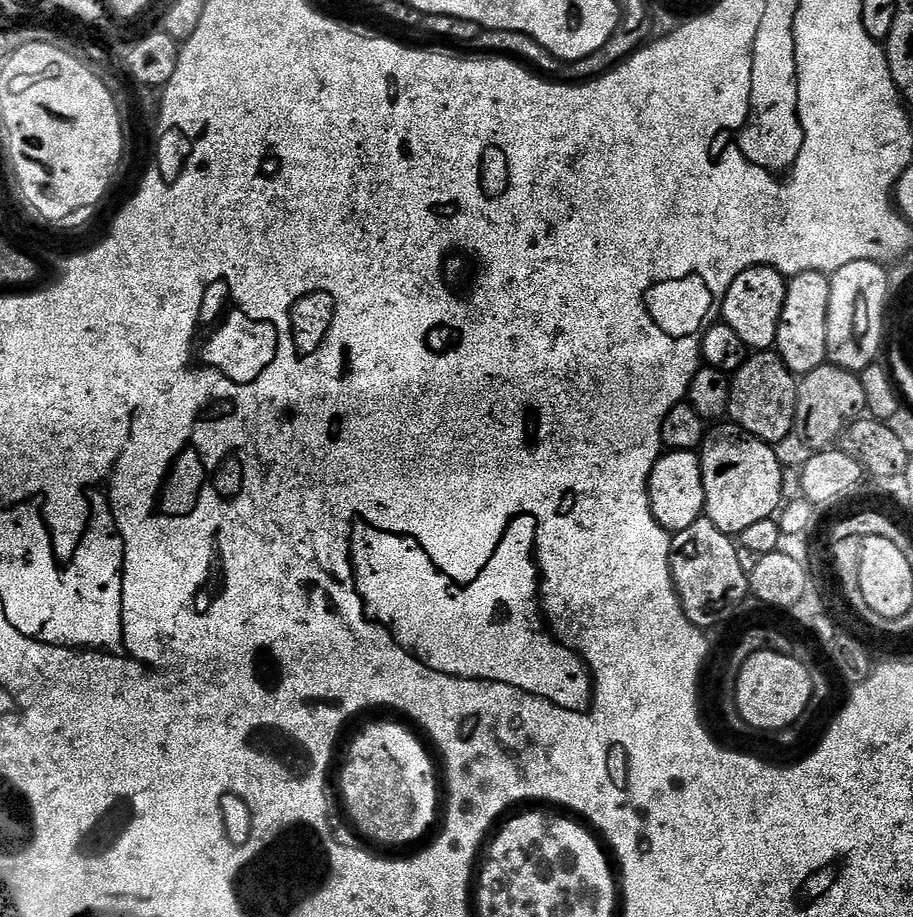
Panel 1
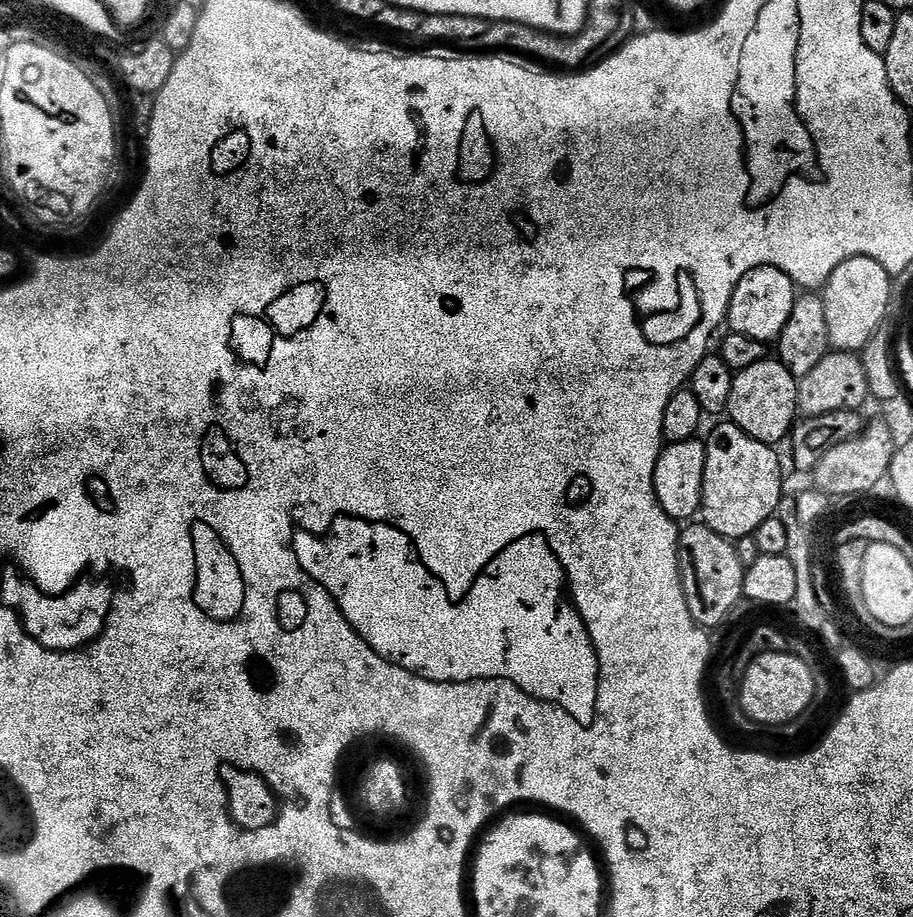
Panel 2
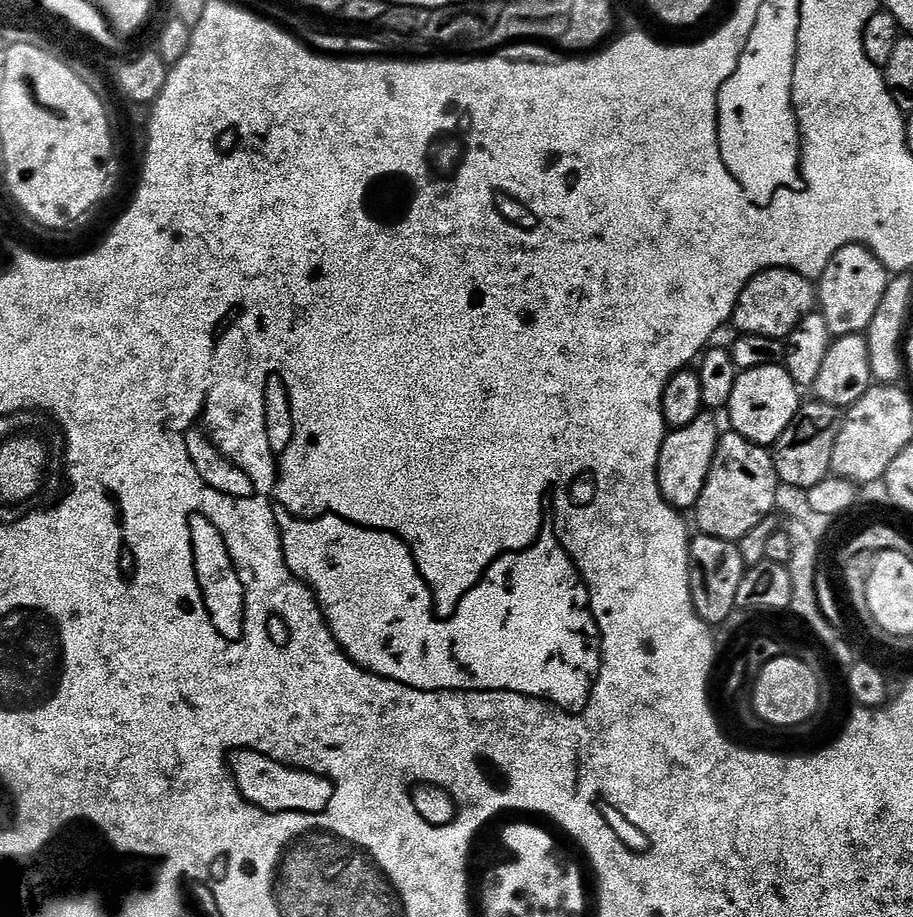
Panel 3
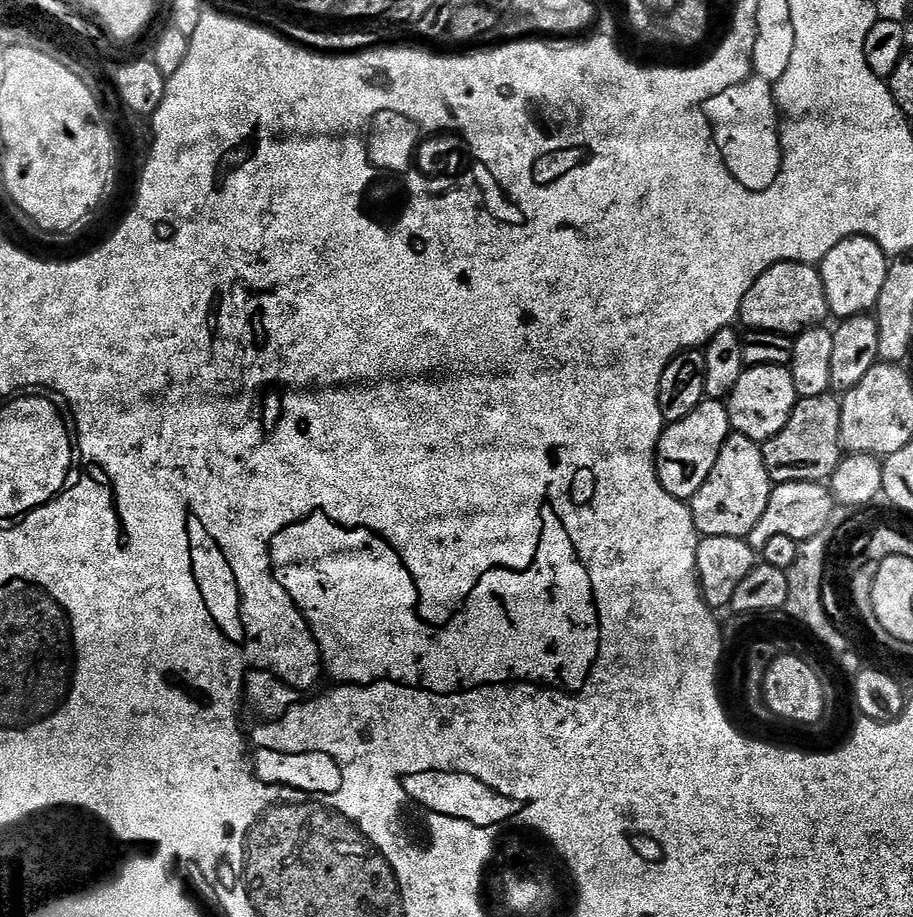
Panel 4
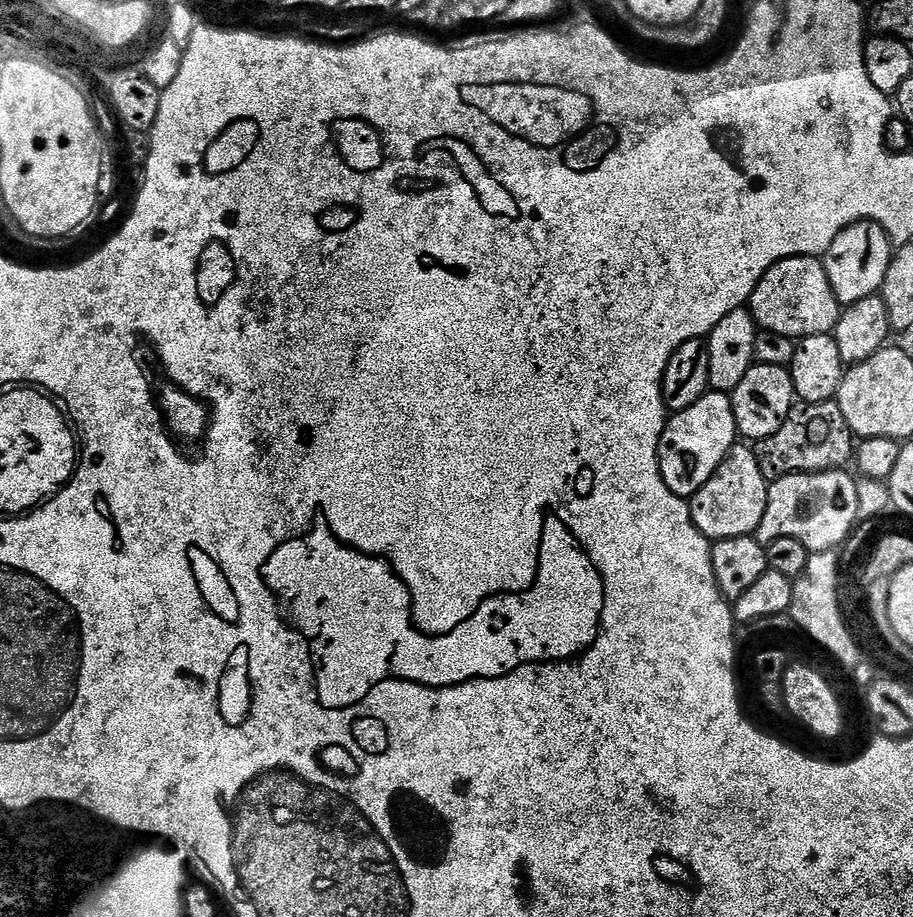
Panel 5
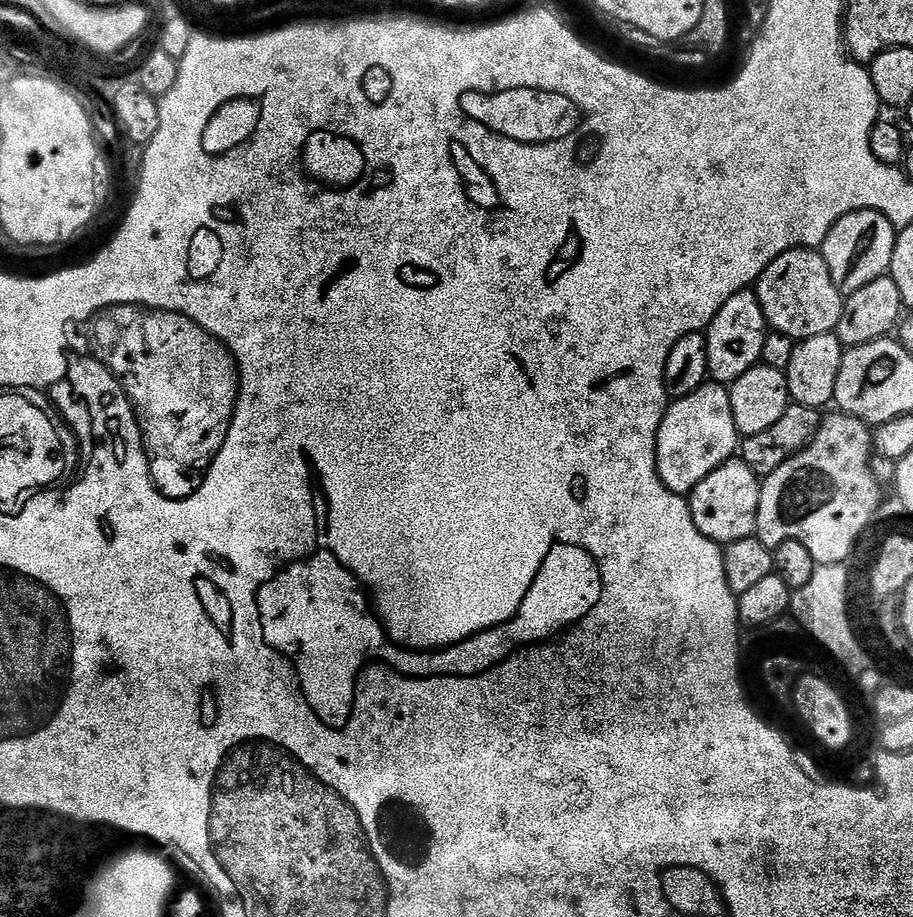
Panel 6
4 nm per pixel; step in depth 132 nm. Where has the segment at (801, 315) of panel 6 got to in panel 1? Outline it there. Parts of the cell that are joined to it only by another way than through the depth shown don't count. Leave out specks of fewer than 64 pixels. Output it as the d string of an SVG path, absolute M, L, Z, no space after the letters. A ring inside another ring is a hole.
M759 264L750 270L742 270L742 274L738 274L734 282L730 282L730 290L726 290L722 309L723 323L738 333L738 338L746 342L748 349L775 349L778 322L782 318L782 306L786 302L787 289L788 280L776 268Z

